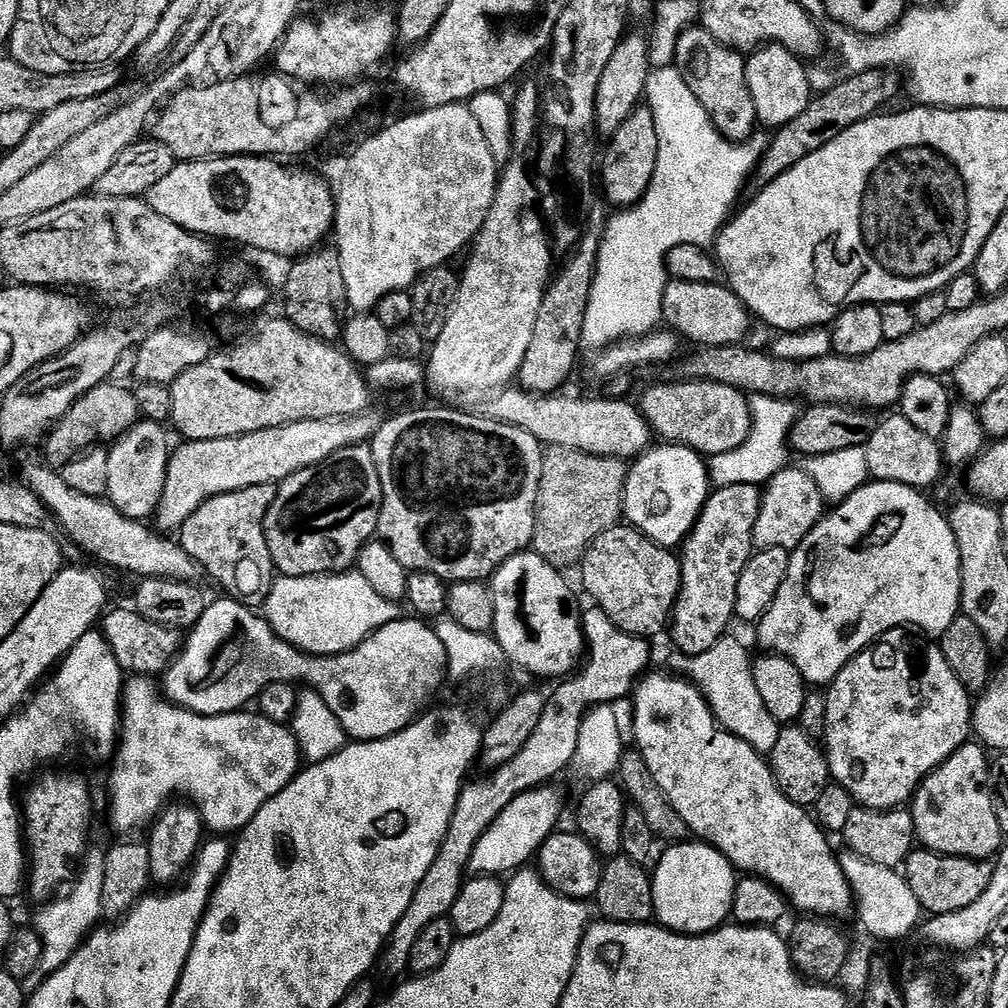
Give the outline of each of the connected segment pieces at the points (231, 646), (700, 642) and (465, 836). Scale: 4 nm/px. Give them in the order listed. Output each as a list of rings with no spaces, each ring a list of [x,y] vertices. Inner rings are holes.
[[[235,598],[212,600],[198,622],[187,633],[179,656],[168,665],[162,676],[162,691],[179,708],[203,716],[221,716],[227,712],[247,709],[270,682],[287,680],[289,684],[307,686],[320,695],[322,702],[334,710],[334,718],[353,741],[384,740],[398,734],[433,703],[436,691],[448,676],[448,655],[442,638],[431,623],[420,618],[397,618],[367,636],[356,648],[337,656],[312,656],[288,644],[269,626],[259,611],[251,612],[247,603]]]
[[[755,484],[717,487],[704,503],[691,534],[684,539],[678,552],[680,593],[670,621],[677,653],[706,654],[729,631],[728,623],[733,623],[736,614],[734,594],[738,578],[754,551],[754,522],[758,522],[761,495]]]
[[[595,606],[589,608],[589,612],[585,611],[582,616],[586,655],[583,657],[579,669],[571,676],[561,679],[557,683],[560,685],[550,692],[546,710],[542,710],[542,718],[538,718],[538,726],[534,730],[534,734],[530,734],[530,738],[526,738],[526,746],[522,746],[522,750],[518,754],[514,754],[514,758],[510,758],[510,762],[506,762],[501,768],[488,774],[485,780],[469,779],[460,789],[460,797],[454,806],[454,814],[450,818],[446,838],[434,858],[434,866],[430,866],[430,870],[426,870],[426,878],[422,878],[414,898],[410,898],[410,906],[406,906],[406,914],[402,914],[398,926],[394,926],[382,953],[382,965],[384,964],[386,975],[403,977],[408,972],[410,946],[414,946],[418,934],[422,934],[422,930],[426,930],[426,926],[430,926],[430,922],[438,922],[438,918],[451,913],[454,901],[458,899],[460,888],[469,875],[470,854],[474,854],[474,846],[478,846],[478,838],[482,838],[482,834],[486,834],[486,830],[494,822],[494,818],[498,818],[498,814],[502,814],[502,810],[506,810],[506,806],[510,806],[510,802],[514,802],[514,798],[518,798],[531,788],[543,788],[549,782],[555,781],[552,779],[559,772],[564,772],[567,768],[569,771],[570,765],[576,759],[576,746],[572,742],[578,738],[580,724],[585,716],[598,704],[615,705],[616,700],[622,699],[623,696],[631,697],[638,681],[649,671],[648,663],[652,660],[652,652],[648,649],[649,641],[639,636],[631,636],[623,632],[621,628],[616,628],[614,622],[610,622],[610,618],[600,608]]]

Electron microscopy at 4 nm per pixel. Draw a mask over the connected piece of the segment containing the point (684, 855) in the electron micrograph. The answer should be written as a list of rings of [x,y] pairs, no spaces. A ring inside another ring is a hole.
[[[676,842],[665,848],[660,861],[659,856],[655,861],[656,872],[654,868],[651,873],[655,919],[668,931],[686,936],[701,936],[721,927],[732,915],[737,869],[710,844]]]

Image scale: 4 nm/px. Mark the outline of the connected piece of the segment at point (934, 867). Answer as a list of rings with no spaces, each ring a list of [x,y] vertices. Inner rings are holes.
[[[914,850],[902,865],[902,875],[910,890],[914,890],[914,898],[918,898],[921,909],[925,913],[933,916],[942,914],[954,914],[958,910],[966,910],[966,906],[971,906],[977,898],[982,898],[982,890],[990,886],[993,865],[988,860],[971,860],[961,856],[944,856],[940,852],[930,852],[927,850]]]

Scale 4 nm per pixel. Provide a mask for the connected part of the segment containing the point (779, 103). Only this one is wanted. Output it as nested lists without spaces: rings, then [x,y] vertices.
[[[765,44],[763,48],[756,49],[745,59],[746,66],[746,86],[750,86],[750,98],[754,98],[754,110],[757,121],[764,124],[768,130],[775,130],[786,126],[786,122],[794,122],[802,110],[811,102],[814,95],[812,83],[808,80],[808,68],[801,57],[794,55],[790,50],[786,50],[780,44]]]

